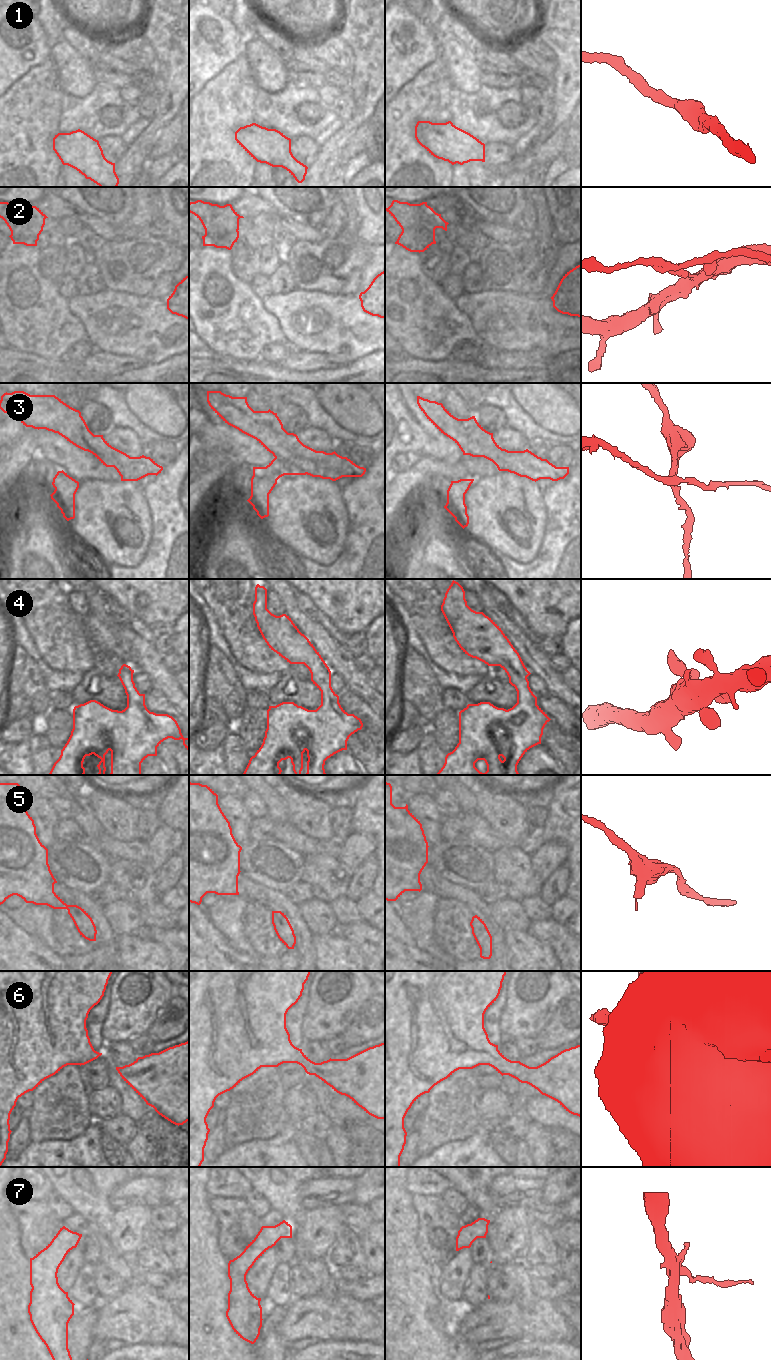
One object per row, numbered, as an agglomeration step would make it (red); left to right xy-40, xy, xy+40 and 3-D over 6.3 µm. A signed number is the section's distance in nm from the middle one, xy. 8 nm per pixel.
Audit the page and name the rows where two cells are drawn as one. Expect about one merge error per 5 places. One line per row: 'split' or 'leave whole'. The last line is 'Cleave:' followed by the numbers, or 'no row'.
1: leave whole
2: split
3: split
4: leave whole
5: leave whole
6: leave whole
7: leave whole
Cleave: 2, 3

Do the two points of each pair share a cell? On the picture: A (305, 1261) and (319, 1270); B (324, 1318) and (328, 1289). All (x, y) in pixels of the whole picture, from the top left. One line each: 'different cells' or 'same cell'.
A: same cell
B: different cells

